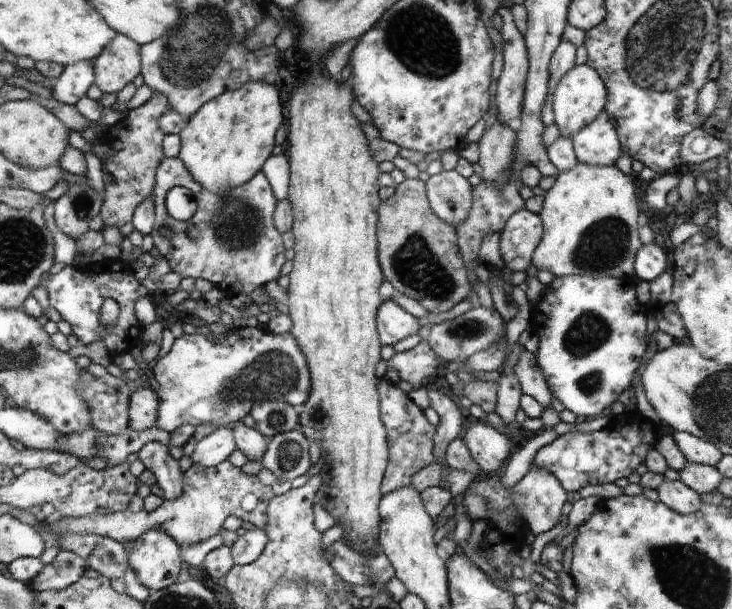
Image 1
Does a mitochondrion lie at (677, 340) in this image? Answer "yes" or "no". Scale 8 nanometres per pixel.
no

